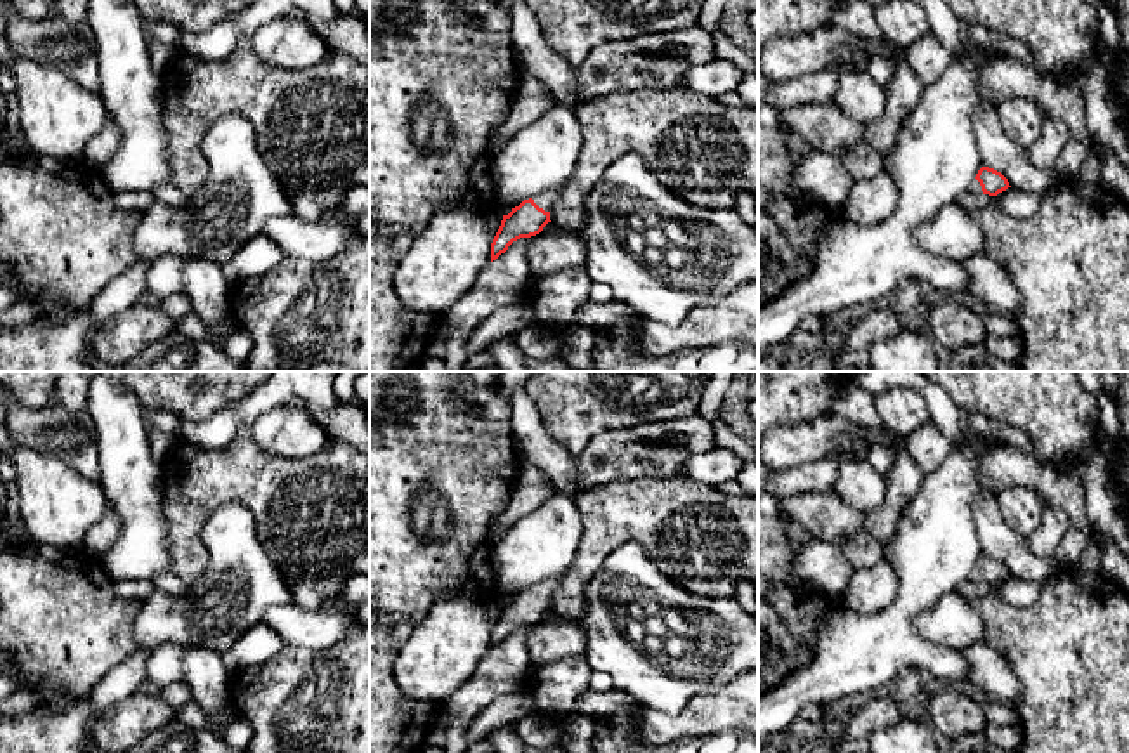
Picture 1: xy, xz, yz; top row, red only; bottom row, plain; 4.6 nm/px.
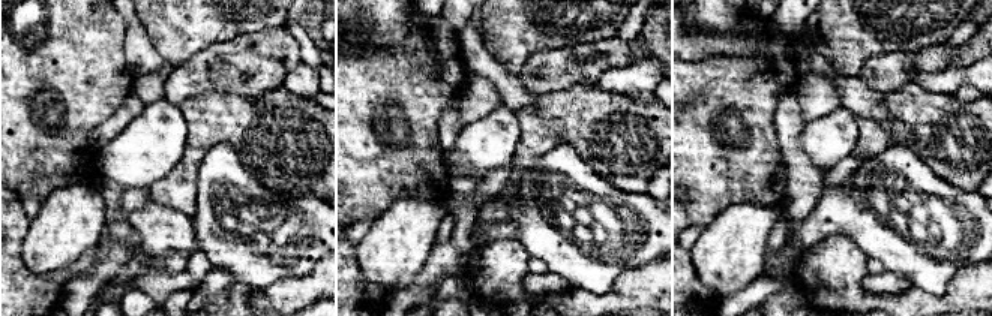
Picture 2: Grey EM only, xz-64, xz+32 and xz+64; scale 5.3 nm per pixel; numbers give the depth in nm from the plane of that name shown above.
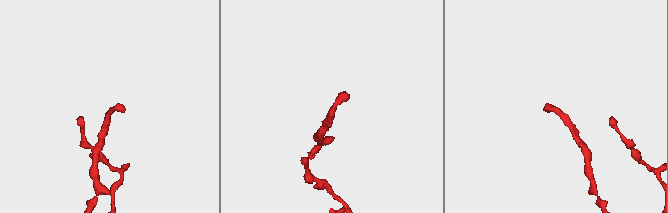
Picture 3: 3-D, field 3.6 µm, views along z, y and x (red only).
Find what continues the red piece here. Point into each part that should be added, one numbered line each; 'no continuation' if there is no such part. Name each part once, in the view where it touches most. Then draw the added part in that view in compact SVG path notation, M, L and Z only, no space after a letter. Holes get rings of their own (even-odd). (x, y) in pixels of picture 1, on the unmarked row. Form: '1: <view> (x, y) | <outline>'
1: xz (545, 589) | M557 576L557 578L550 578L550 579L545 579L541 583L536 583L532 585L534 592L543 597L545 600L551 600L557 586L558 586L558 581L562 579L564 576Z

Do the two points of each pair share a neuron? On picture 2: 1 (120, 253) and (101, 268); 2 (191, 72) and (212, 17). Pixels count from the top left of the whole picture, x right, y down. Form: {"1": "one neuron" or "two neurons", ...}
{"1": "one neuron", "2": "two neurons"}

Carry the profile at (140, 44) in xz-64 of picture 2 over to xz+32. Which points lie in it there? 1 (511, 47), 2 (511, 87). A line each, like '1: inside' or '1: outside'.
1: outside
2: inside

